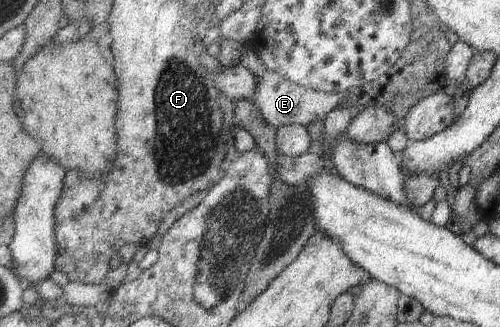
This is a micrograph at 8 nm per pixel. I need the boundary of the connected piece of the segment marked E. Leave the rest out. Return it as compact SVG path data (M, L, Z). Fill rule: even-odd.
M246 46L246 51L242 51L240 58L242 58L240 65L252 70L254 76L260 80L258 92L253 100L254 104L258 106L258 110L260 110L260 118L264 122L268 122L275 129L284 125L307 127L310 122L314 122L317 118L324 120L332 110L338 108L338 106L342 106L346 96L348 96L349 91L347 90L336 94L316 92L316 90L298 86L298 84L286 80L284 76L280 76L276 72L270 72L252 46Z

